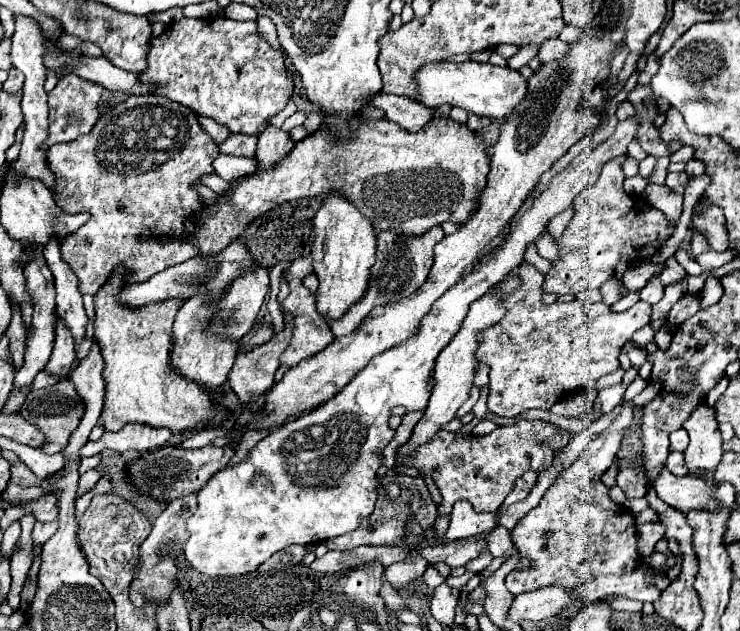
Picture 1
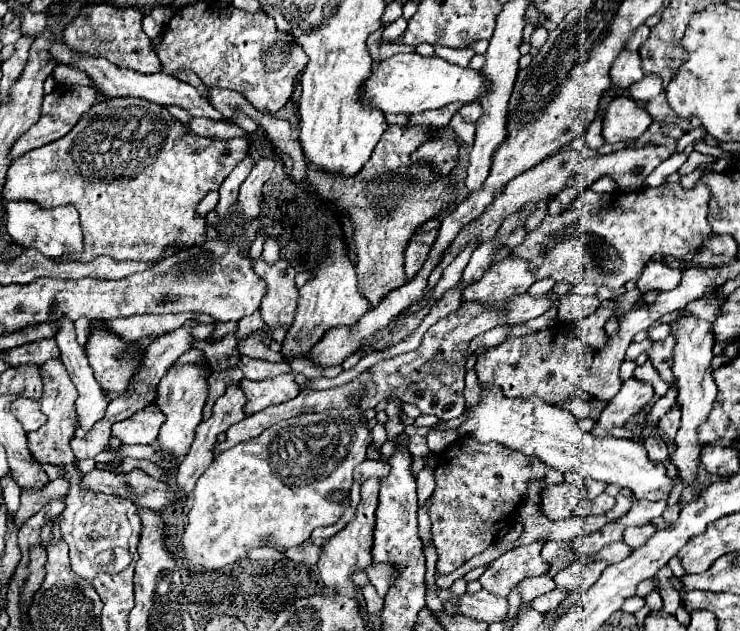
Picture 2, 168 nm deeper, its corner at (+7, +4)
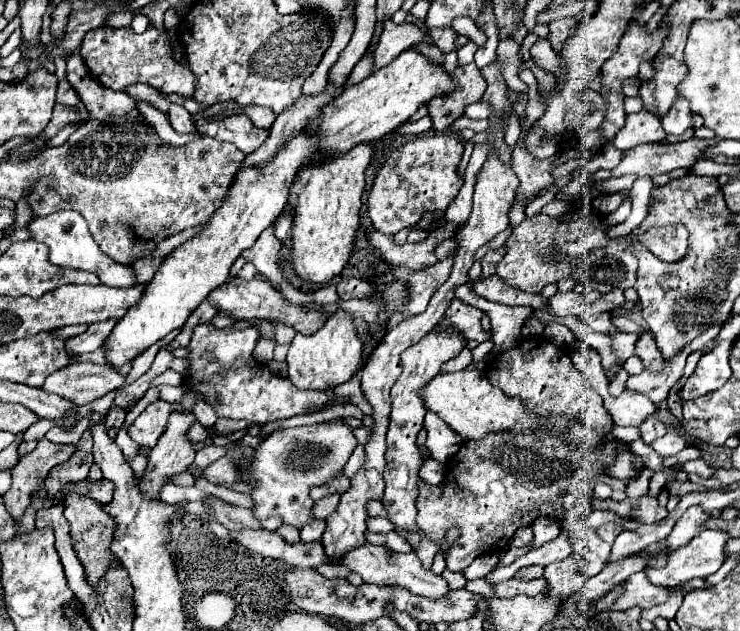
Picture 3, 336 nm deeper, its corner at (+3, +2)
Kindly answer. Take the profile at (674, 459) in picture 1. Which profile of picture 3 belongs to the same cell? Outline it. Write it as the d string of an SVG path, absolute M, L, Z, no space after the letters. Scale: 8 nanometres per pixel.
M647 417L643 423L641 423L641 437L643 437L643 441L647 443L647 445L651 445L655 439L659 439L659 437L663 437L665 433L667 433L667 429L665 429L665 425L659 421L659 419L655 419L655 417Z

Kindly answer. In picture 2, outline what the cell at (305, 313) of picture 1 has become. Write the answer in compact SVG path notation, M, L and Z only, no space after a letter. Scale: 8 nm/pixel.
M263 257L251 259L253 271L267 281L267 297L261 303L261 317L265 319L265 323L269 327L275 325L291 325L293 323L293 315L295 315L295 307L297 307L297 287L295 287L295 269L289 265L289 261L279 259L277 263L265 263Z

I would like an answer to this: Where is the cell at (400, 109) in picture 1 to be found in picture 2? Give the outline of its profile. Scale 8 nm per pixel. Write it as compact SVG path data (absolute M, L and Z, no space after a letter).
M453 103L453 105L441 107L441 109L437 109L437 111L423 111L423 113L411 115L409 127L433 127L433 129L447 127L449 121L451 121L451 117L453 117L463 105L465 105L465 103Z

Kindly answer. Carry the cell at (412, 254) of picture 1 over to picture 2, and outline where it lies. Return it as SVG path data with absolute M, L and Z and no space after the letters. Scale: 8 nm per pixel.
M429 231L429 233L421 233L421 235L413 235L413 239L409 241L407 249L405 249L405 273L409 279L413 279L417 275L417 271L421 269L421 265L425 263L431 247L433 247L433 239L437 237L437 231Z

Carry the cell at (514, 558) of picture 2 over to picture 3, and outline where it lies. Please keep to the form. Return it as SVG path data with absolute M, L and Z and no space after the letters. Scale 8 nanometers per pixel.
M531 565L531 567L521 567L521 569L513 575L513 579L539 579L539 577L543 577L543 567L535 567L535 565Z

